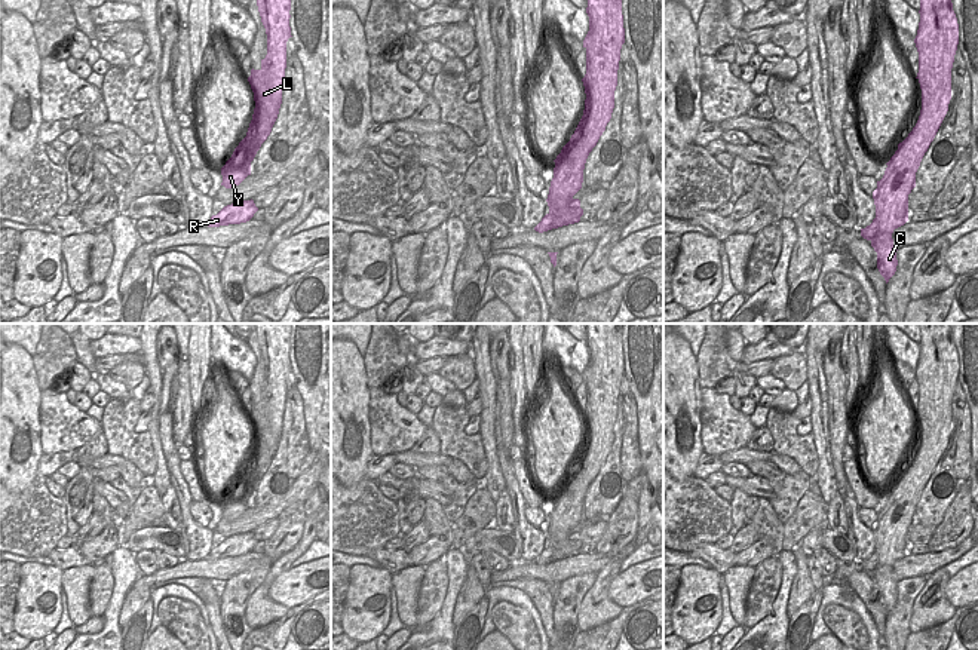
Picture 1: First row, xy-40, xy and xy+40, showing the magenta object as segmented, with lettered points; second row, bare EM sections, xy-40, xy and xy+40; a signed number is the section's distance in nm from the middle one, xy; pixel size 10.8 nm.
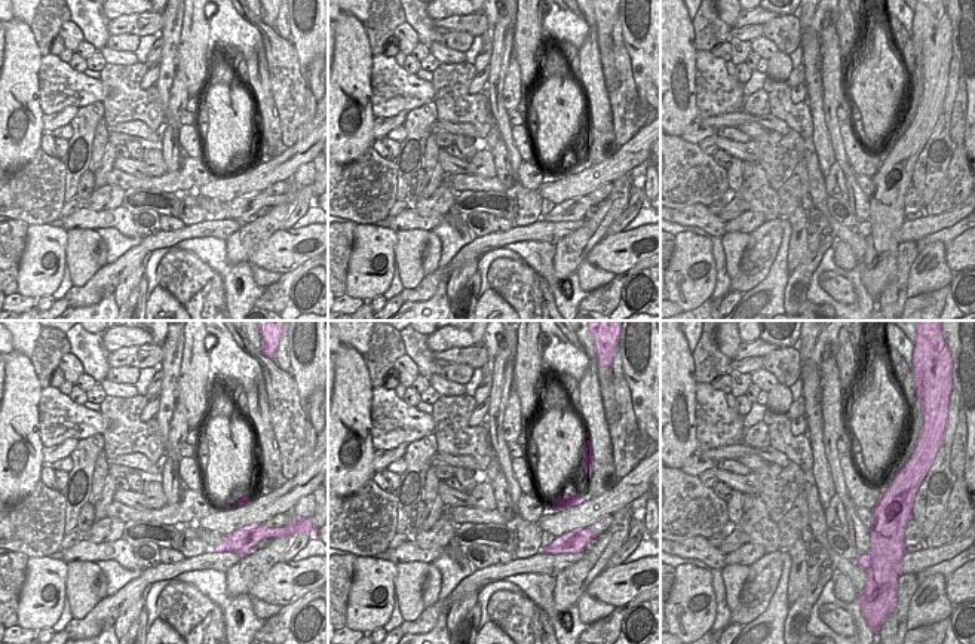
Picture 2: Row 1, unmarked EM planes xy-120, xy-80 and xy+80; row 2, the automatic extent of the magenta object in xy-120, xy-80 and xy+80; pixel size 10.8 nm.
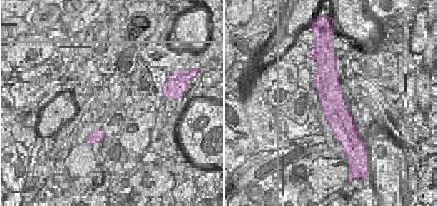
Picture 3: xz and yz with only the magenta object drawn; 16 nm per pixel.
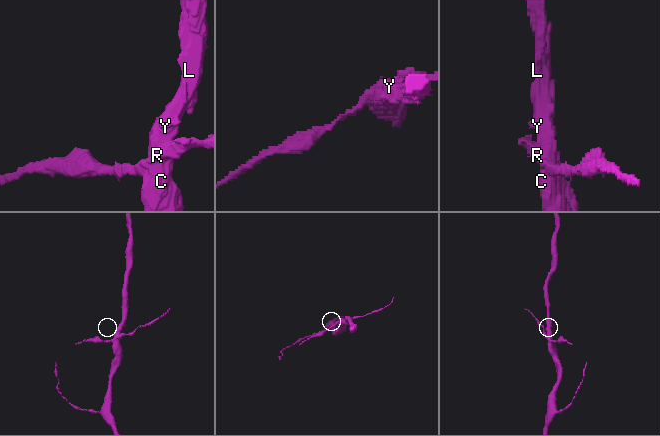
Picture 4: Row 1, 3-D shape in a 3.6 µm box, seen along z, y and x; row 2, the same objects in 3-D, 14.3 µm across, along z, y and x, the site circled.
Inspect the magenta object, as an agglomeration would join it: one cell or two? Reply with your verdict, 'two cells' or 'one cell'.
two cells

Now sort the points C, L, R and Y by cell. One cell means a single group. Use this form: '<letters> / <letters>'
C L Y / R

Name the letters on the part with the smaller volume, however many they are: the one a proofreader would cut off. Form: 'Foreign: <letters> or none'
Foreign: R

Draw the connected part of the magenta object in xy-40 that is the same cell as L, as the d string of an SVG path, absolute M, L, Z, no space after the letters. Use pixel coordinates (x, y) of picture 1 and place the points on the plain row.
M255 324L261 355L267 367L267 387L260 402L251 402L248 414L255 441L246 469L221 500L226 521L239 518L251 508L251 494L267 472L278 451L286 401L286 374L291 368L291 324Z

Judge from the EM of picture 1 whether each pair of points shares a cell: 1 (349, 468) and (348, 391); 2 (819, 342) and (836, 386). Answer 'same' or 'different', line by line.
1: same
2: different

